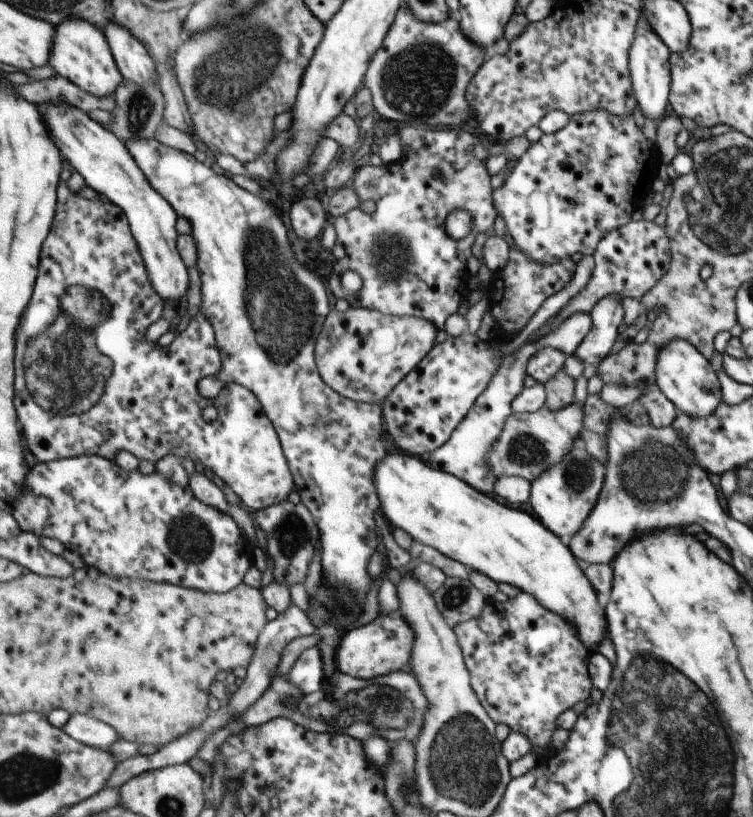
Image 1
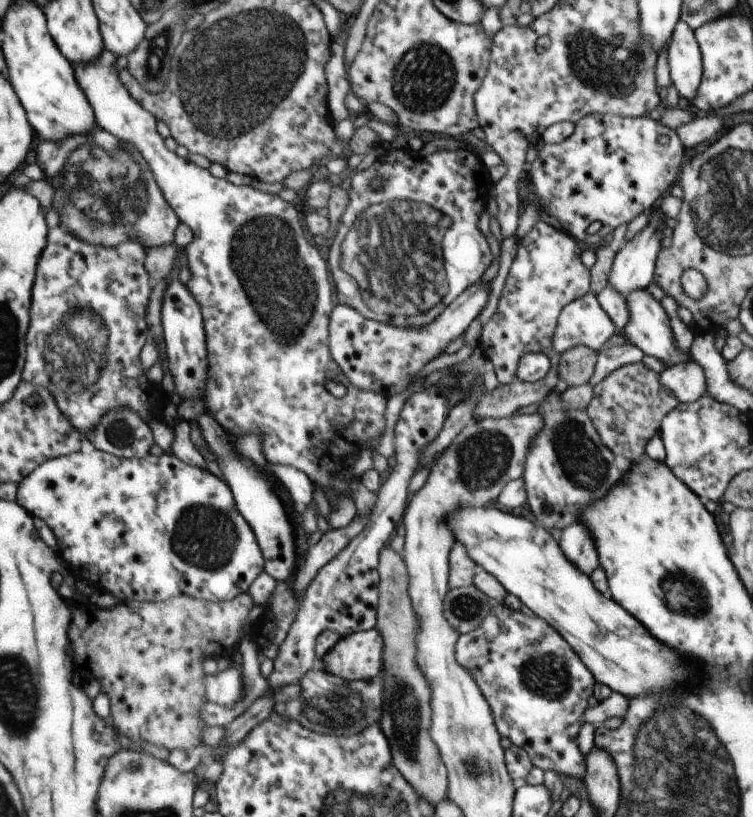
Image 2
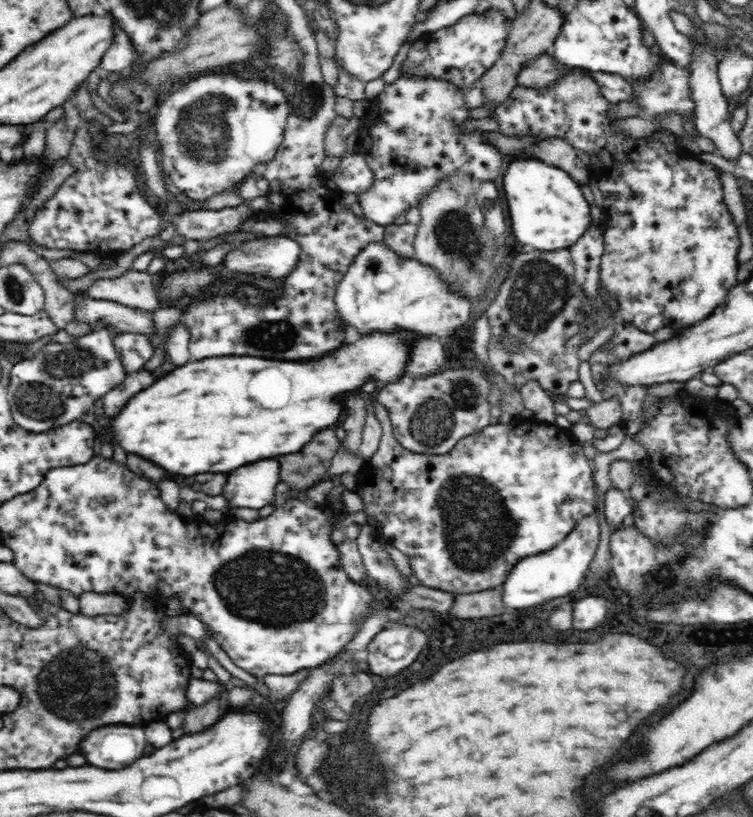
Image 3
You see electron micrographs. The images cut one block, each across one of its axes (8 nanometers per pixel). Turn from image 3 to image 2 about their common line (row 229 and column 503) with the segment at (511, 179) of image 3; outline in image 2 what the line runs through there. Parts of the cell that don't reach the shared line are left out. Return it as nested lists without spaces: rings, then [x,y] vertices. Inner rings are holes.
[[[457,508],[445,516],[445,524],[453,532],[455,544],[465,546],[477,568],[481,566],[497,578],[509,594],[533,614],[545,618],[569,642],[597,682],[629,698],[673,690],[675,682],[685,682],[687,664],[673,650],[651,638],[619,604],[603,596],[591,578],[567,560],[561,546],[541,526],[493,508]]]

